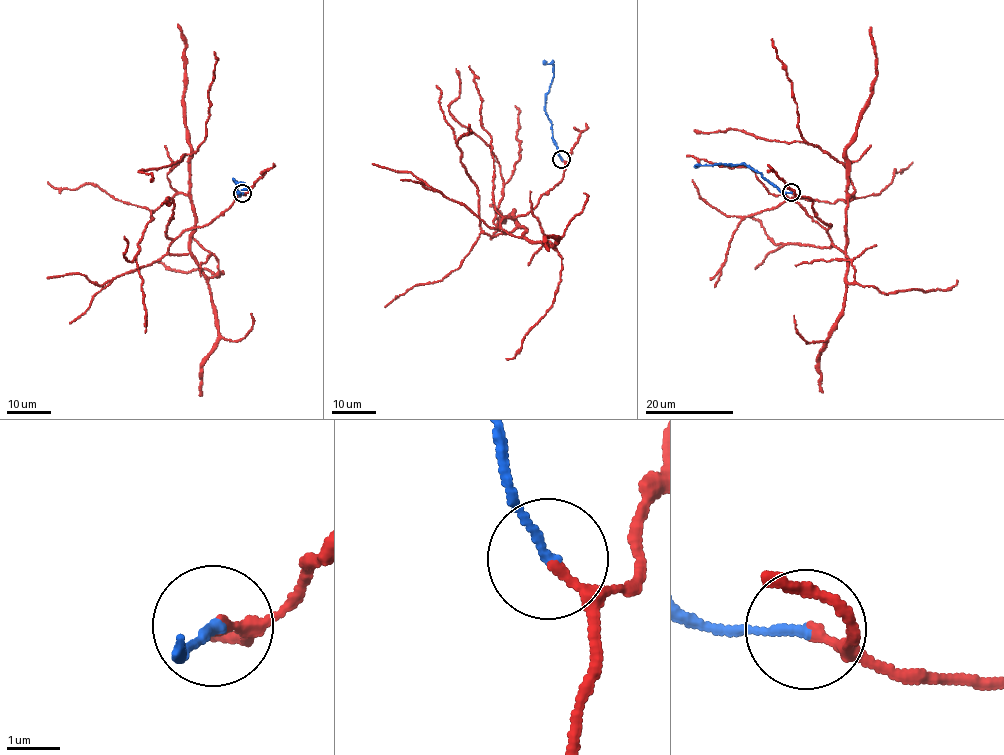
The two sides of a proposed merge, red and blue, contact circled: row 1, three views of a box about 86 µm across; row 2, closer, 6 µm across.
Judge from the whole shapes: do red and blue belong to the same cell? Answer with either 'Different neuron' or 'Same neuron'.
Same neuron

